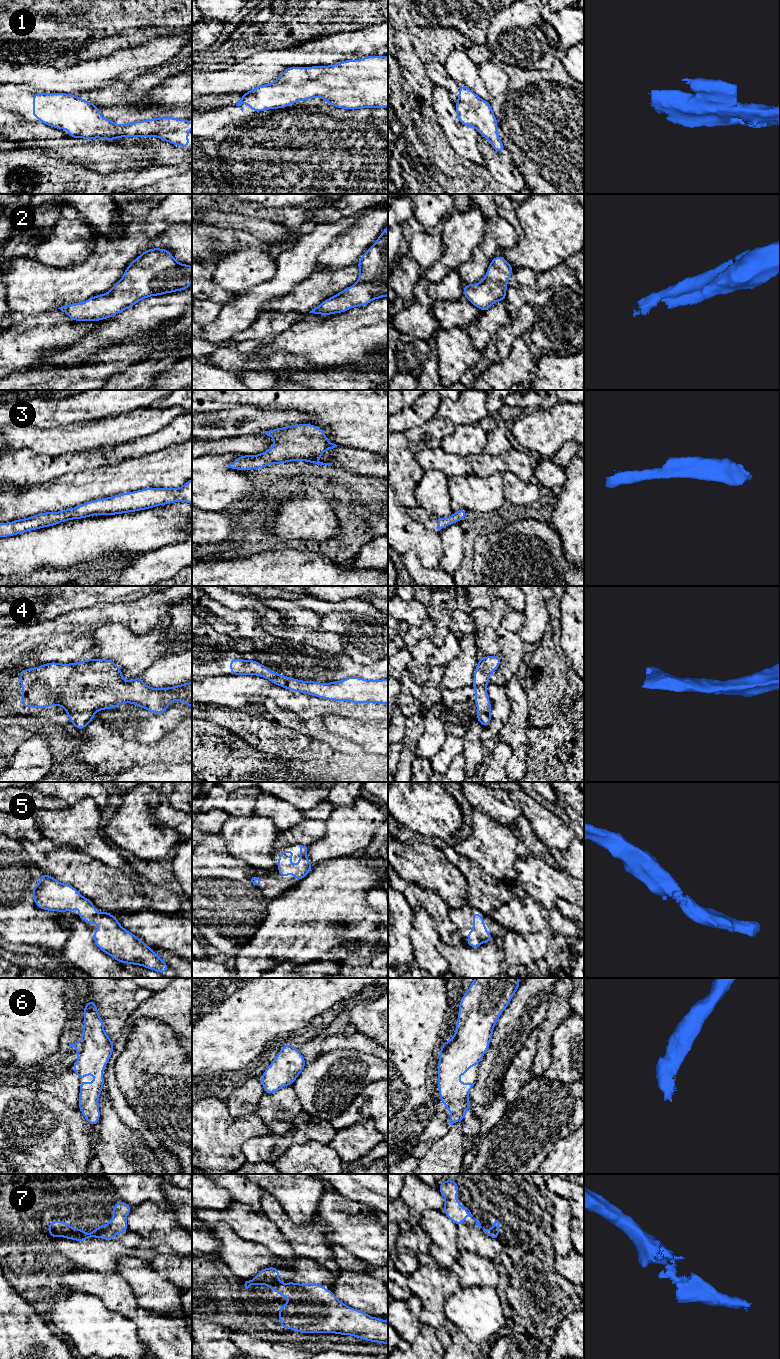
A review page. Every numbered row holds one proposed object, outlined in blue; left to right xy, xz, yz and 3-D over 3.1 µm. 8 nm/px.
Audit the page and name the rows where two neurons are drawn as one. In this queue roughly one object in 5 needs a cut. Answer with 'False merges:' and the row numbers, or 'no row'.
False merges: no row

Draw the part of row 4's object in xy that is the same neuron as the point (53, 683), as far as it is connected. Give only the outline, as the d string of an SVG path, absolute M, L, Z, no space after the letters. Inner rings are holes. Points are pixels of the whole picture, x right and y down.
M85 659L74 664L44 663L40 667L21 670L18 677L22 687L23 708L62 706L78 730L83 730L95 719L95 712L114 709L121 703L134 704L153 714L165 713L173 700L185 702L192 709L192 682L159 689L147 686L141 680L141 675L127 682L119 666L108 659Z

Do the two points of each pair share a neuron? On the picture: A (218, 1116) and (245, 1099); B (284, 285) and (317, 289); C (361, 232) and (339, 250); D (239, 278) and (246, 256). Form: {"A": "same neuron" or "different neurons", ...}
{"A": "different neurons", "B": "different neurons", "C": "same neuron", "D": "same neuron"}

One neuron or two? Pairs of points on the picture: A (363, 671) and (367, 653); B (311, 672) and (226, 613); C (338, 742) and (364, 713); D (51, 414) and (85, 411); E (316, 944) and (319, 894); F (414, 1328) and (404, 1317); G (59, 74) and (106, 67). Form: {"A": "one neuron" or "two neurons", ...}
{"A": "two neurons", "B": "one neuron", "C": "two neurons", "D": "one neuron", "E": "one neuron", "F": "one neuron", "G": "one neuron"}

